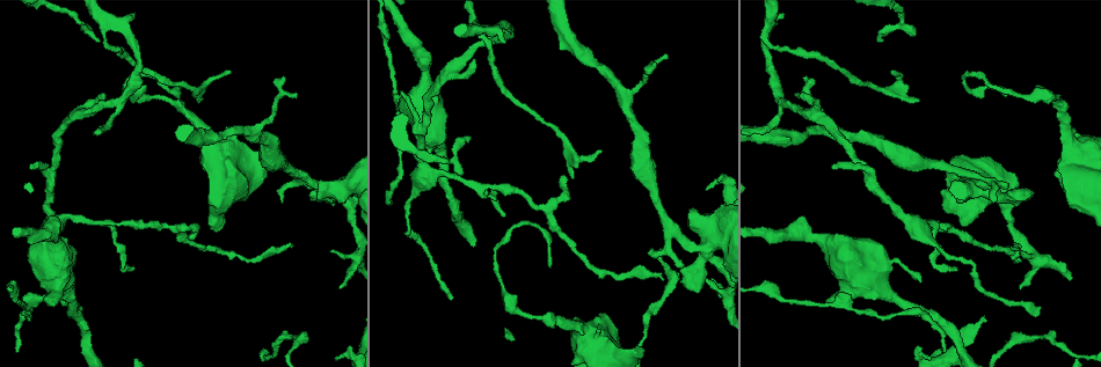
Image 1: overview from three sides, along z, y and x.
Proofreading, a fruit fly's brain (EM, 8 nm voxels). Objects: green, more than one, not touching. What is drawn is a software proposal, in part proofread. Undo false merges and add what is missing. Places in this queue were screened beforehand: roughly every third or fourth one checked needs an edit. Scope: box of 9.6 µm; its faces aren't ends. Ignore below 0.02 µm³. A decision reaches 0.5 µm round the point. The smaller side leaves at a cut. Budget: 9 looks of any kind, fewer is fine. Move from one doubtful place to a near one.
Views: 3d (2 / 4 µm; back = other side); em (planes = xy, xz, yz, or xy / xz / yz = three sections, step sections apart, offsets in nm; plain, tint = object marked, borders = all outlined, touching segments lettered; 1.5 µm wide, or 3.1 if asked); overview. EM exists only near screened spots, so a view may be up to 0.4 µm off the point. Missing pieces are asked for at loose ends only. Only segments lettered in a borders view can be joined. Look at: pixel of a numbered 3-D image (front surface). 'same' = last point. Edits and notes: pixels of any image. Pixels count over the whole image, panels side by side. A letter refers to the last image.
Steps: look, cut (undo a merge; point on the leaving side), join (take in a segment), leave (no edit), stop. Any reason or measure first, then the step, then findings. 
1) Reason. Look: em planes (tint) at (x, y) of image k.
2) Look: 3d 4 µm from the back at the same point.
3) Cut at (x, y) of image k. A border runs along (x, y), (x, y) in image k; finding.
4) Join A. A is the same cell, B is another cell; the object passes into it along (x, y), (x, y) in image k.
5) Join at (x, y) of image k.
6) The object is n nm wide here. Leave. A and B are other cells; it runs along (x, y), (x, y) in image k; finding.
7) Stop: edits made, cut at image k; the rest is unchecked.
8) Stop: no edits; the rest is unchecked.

Abrupt turn. Look: em planes (borders) at (492, 38) of image 1.

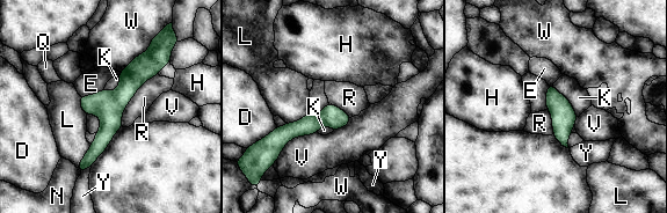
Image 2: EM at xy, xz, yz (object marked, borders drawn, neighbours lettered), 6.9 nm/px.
The longest contact is with R, 440 nm. Leave. D, E, H, K, L, N, Q, R, V, W and Y are other cells; it runs along (152, 50), (81, 167) in image 2; all the same neuron.

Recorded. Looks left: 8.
Three arms meet. Look: em planes (tint) at (108, 221) of image 1.

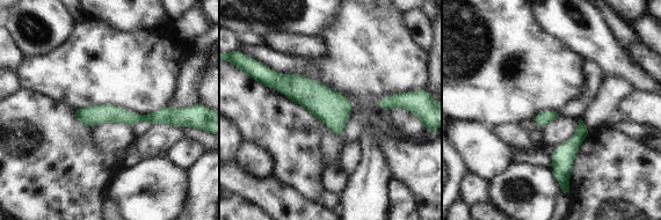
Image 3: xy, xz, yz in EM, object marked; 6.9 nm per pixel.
Look: em planes (borders) at the same point.

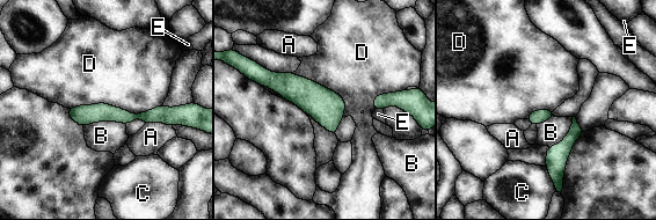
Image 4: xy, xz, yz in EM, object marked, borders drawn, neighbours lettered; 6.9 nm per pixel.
The object is 80 nm wide here. Leave. A, B, C, D and E are other cells; continuous, no second neuron.

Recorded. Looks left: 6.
Branch stops here. Look: em planes (borders) at (461, 175) of image 1.

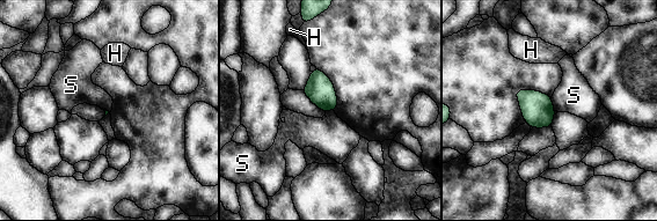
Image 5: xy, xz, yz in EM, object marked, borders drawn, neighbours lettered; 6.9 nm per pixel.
Leave. H and S are other cells; a border runs along (550, 97), (555, 110) in image 5; none of them fits.

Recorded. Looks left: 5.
Look: 3d 2 µm from the back at (573, 178) of image 1.

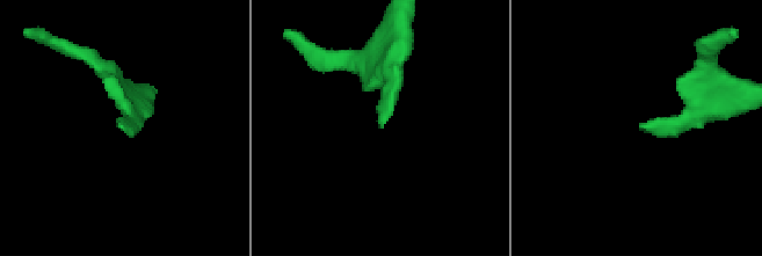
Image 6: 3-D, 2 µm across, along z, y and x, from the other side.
Now the EM. Look: em yz step 8 (borders) at (118, 126) of image 6.

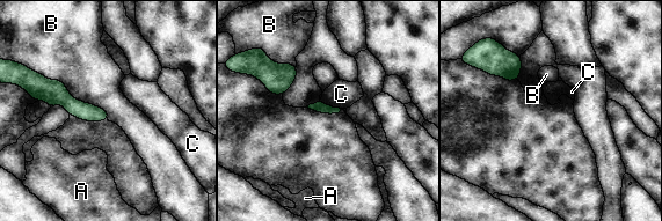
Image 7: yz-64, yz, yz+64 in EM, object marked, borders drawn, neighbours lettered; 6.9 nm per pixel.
Cut it another way. Look: em planes (borders) at the same point.

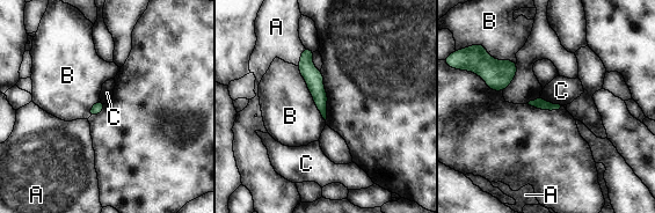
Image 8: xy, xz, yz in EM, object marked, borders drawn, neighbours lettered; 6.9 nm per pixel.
Leave. A, B and C are other cells; none of them fits.

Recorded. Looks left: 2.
Stop: no edits; the rest is unchecked.

